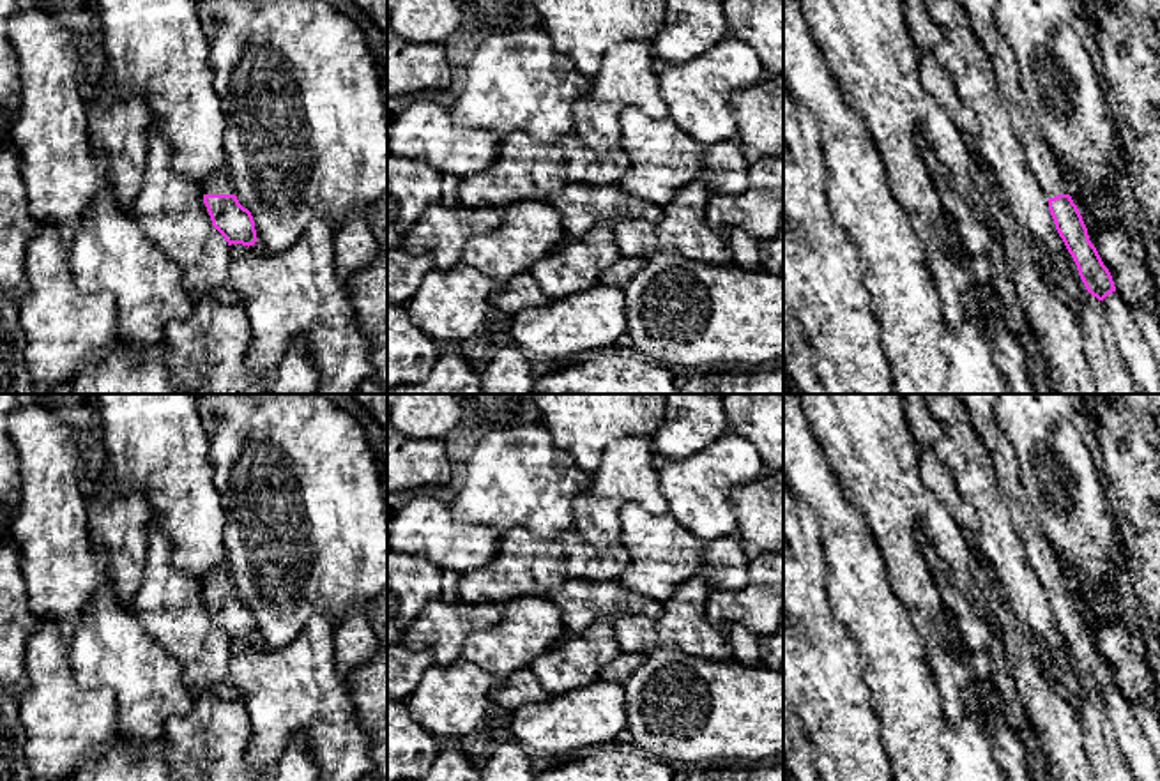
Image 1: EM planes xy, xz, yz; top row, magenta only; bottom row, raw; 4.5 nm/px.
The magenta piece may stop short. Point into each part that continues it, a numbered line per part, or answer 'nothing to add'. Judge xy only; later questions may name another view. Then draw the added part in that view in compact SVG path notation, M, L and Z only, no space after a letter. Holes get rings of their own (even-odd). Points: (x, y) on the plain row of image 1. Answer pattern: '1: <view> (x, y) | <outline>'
1: xy (220, 578) | M226 560L219 564L209 576L205 576L202 585L203 590L233 590Z

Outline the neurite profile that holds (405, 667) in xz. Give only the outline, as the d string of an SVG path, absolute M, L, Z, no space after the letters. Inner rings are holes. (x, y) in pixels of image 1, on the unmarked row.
M403 643L387 645L387 698L407 701L417 687L423 673L433 666L435 654L430 648L408 648Z

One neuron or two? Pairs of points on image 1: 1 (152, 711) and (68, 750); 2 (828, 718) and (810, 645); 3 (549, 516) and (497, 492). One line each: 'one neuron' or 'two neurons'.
1: two neurons
2: one neuron
3: one neuron

